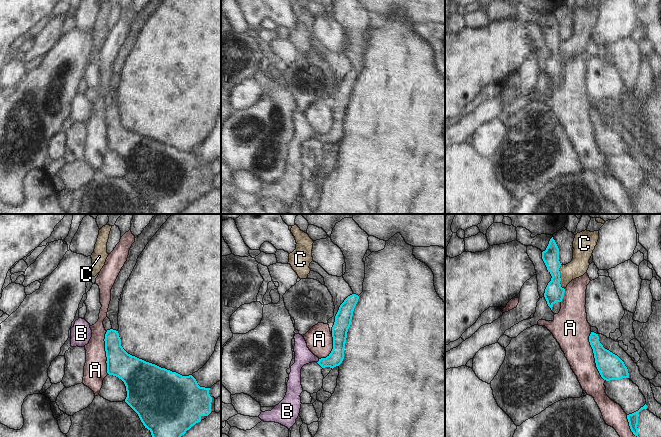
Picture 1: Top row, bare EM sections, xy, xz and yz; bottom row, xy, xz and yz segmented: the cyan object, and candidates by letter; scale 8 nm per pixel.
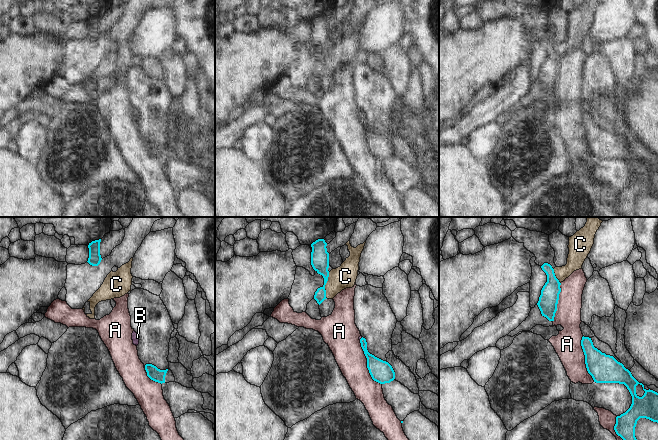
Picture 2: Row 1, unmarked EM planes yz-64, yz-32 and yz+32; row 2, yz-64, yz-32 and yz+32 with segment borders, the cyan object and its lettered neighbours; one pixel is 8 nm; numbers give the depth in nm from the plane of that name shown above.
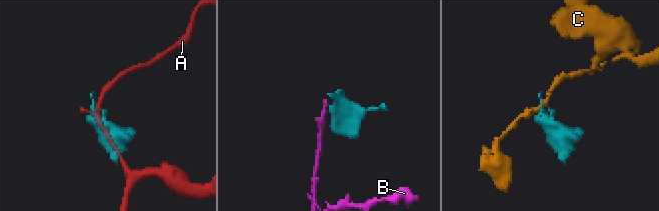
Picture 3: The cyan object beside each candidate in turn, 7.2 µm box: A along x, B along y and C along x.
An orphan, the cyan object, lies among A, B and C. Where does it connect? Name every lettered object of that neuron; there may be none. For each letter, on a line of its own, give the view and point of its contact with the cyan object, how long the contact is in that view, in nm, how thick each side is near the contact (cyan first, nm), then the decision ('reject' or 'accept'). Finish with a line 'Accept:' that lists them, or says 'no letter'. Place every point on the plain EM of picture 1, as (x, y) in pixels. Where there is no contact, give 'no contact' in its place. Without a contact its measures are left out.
A: meets cyan in yz at (594, 133); contact 420 nm long; 200 nm thick on the cyan side, 260 nm on the other; reject
B: meets cyan in xz at (318, 137); contact 40 nm long; 120 nm thick on the cyan side, 140 nm on the other; accept
C: meets cyan in yz at (559, 53); contact 200 nm long; 150 nm thick on the cyan side, 150 nm on the other; reject
Accept: B

